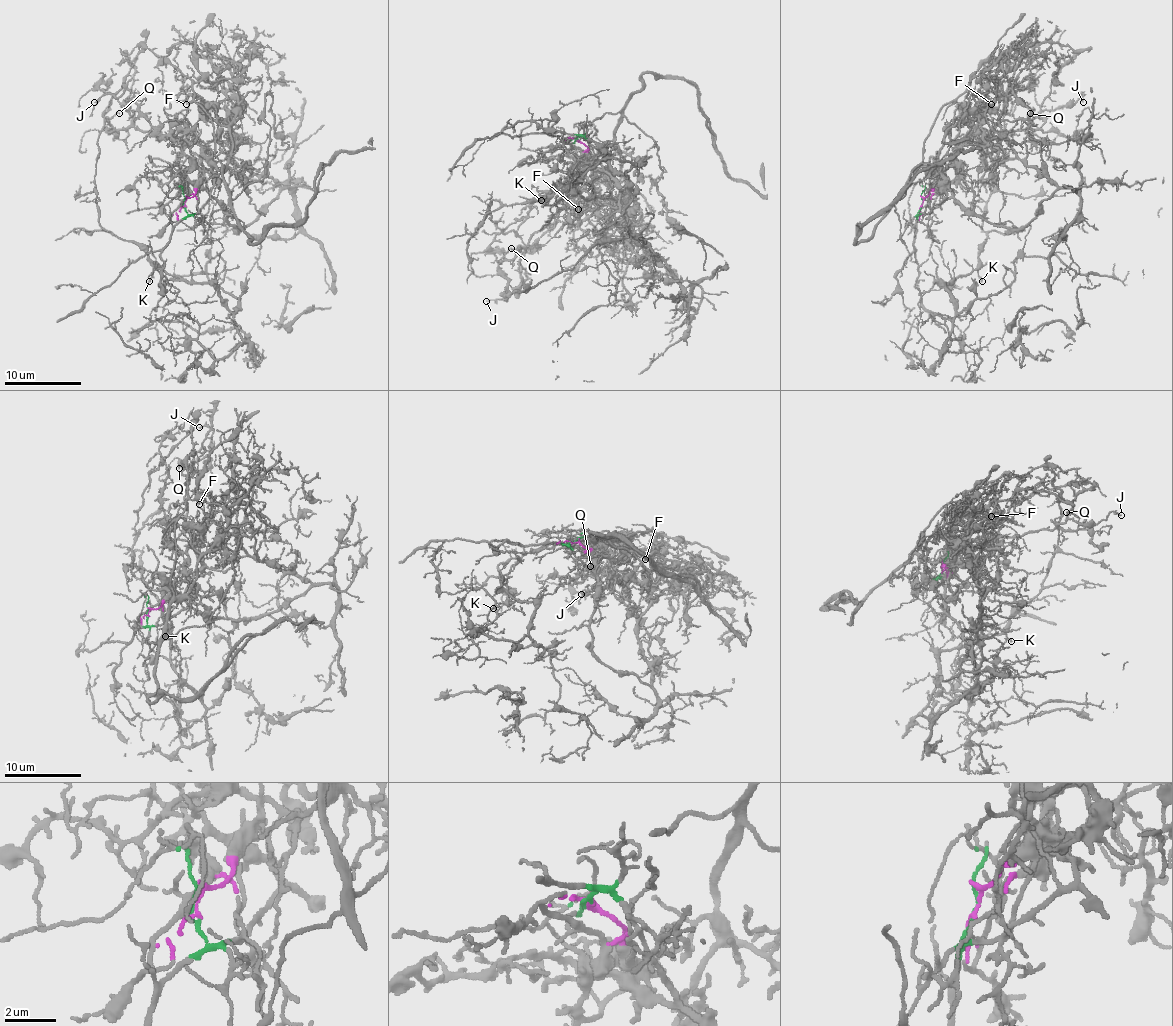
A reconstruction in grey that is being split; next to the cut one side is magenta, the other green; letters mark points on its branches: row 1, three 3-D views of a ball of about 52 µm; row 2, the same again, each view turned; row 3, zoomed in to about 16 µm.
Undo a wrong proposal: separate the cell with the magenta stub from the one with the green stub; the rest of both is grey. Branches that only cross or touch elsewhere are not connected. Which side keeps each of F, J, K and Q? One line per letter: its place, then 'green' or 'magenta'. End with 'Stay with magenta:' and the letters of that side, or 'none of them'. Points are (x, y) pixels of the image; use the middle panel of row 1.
F: place (578, 209); magenta
J: place (486, 301); magenta
K: place (541, 200); green
Q: place (511, 248); magenta
Stay with magenta: F, J, Q

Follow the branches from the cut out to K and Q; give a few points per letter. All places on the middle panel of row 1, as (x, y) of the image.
K: (575, 140), (554, 115), (546, 132), (575, 180), (608, 159), (633, 166), (600, 161), (540, 199)
Q: (577, 140), (592, 157), (611, 143), (615, 153), (573, 203), (502, 263), (512, 247)

